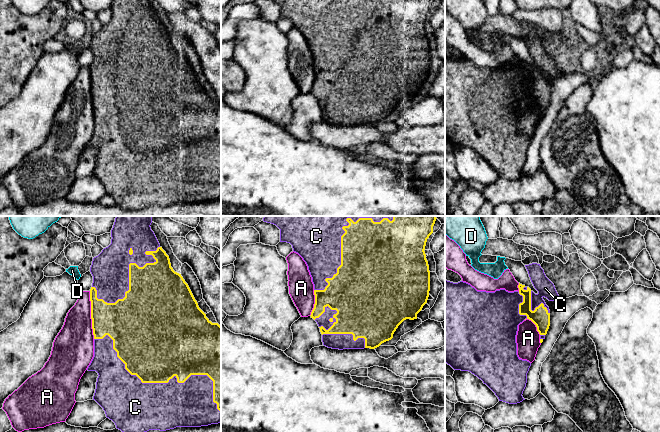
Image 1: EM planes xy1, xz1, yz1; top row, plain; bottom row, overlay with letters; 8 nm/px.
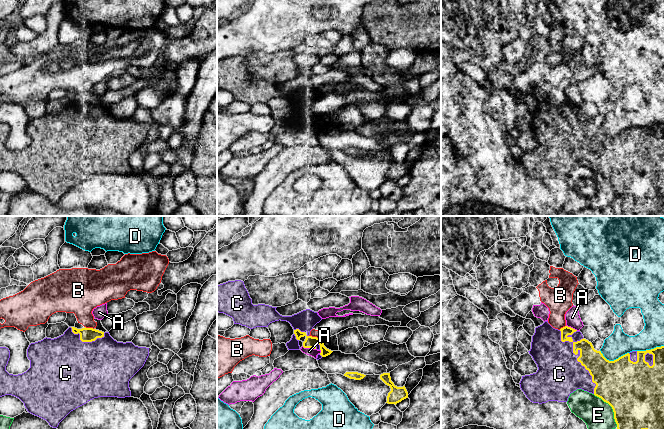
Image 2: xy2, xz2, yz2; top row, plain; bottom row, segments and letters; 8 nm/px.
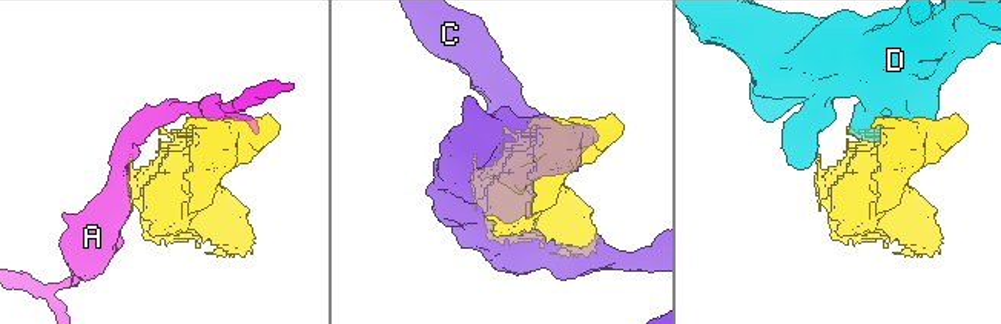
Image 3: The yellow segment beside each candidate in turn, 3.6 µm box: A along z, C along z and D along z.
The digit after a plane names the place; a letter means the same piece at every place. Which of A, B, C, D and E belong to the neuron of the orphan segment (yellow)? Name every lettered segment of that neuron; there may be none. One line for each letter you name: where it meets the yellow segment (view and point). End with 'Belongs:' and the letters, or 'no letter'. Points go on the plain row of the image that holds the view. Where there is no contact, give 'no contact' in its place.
C: xy1 (162, 158)
Belongs: C

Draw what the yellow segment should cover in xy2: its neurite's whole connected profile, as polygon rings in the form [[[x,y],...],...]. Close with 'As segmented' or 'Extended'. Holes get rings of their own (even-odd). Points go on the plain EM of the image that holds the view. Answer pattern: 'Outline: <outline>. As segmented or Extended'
Outline: [[[69,103],[63,111],[51,115],[31,119],[27,125],[30,144],[18,151],[9,150],[6,142],[10,134],[10,127],[0,123],[0,173],[12,171],[19,174],[27,187],[46,196],[53,204],[73,186],[98,173],[125,174],[131,172],[130,155],[144,142],[149,132],[149,124],[135,122],[132,118],[117,118],[109,108],[102,108],[93,104],[77,105]]]. Extended

